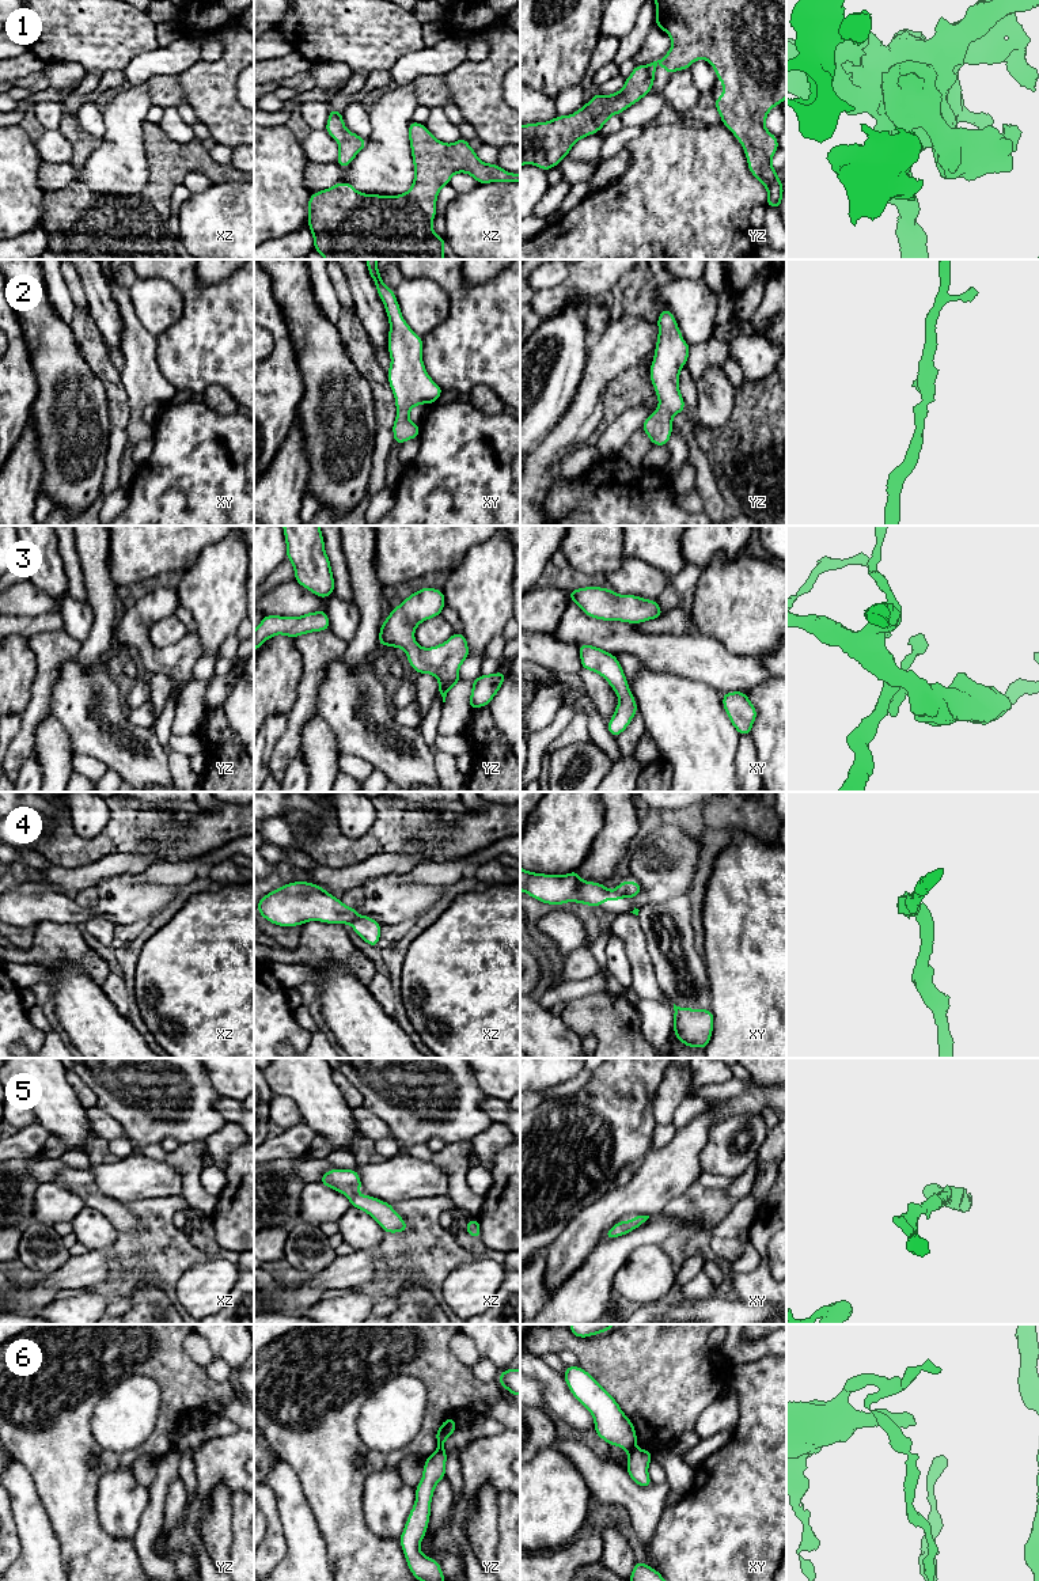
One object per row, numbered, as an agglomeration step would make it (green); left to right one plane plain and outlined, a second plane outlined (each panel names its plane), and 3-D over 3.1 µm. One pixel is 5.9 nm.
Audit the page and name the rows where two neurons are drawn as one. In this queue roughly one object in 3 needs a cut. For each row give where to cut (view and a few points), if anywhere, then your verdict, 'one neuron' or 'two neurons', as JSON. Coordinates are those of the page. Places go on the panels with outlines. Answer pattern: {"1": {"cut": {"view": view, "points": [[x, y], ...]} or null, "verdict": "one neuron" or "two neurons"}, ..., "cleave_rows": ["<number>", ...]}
{"1": {"cut": null, "verdict": "one neuron"}, "2": {"cut": null, "verdict": "one neuron"}, "3": {"cut": null, "verdict": "one neuron"}, "4": {"cut": {"view": "xz", "points": [[357, 916], [351, 922]]}, "verdict": "two neurons"}, "5": {"cut": null, "verdict": "one neuron"}, "6": {"cut": {"view": "xy", "points": [[634, 1447], [628, 1452]]}, "verdict": "two neurons"}, "cleave_rows": ["4", "6"]}

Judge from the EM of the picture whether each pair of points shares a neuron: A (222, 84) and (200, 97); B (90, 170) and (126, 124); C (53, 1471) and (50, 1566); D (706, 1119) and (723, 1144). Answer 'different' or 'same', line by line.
A: same
B: same
C: different
D: different

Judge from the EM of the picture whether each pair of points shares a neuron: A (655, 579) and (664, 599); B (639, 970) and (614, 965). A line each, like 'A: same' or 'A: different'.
A: different
B: different

